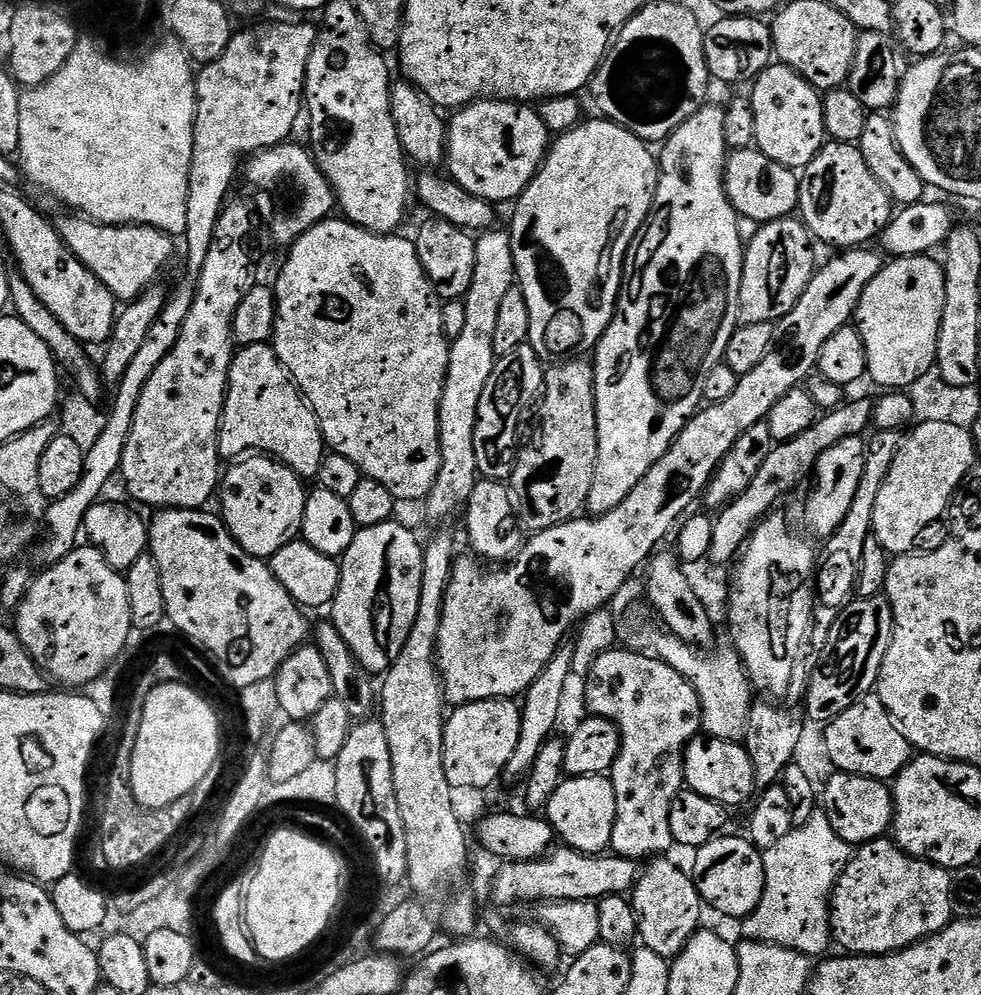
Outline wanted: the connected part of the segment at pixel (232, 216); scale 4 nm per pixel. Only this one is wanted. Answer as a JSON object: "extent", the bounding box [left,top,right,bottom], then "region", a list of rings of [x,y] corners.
{"extent":[119,203,264,510],"region":[[[225,203],[224,211],[218,218],[218,226],[214,230],[214,239],[210,242],[210,250],[206,254],[204,269],[200,271],[198,283],[195,285],[196,298],[193,300],[190,310],[186,314],[186,322],[182,322],[181,336],[178,338],[177,345],[165,356],[165,360],[150,375],[146,382],[145,389],[142,390],[141,397],[138,399],[138,406],[134,412],[133,425],[130,426],[129,441],[126,442],[125,452],[122,454],[119,475],[126,485],[127,495],[132,495],[140,504],[149,504],[152,510],[163,510],[166,508],[198,508],[203,509],[204,504],[212,495],[217,495],[218,489],[222,484],[222,457],[220,454],[220,423],[224,417],[224,400],[228,396],[228,375],[232,366],[232,357],[238,351],[236,335],[232,327],[234,326],[234,316],[238,314],[238,306],[242,306],[242,298],[251,288],[257,287],[258,280],[256,275],[260,272],[260,263],[264,256],[260,253],[260,240],[256,236],[248,236],[252,232],[252,208],[248,204]]]}

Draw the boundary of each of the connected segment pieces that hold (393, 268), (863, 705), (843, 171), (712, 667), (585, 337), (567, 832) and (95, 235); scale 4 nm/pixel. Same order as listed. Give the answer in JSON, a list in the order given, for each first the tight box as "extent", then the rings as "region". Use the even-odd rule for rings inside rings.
[{"extent":[274,218,450,502],"region":[[[329,218],[321,224],[315,224],[306,234],[302,234],[291,245],[288,261],[280,268],[280,277],[274,283],[276,293],[276,335],[274,347],[284,369],[296,382],[297,388],[304,394],[305,400],[318,418],[324,435],[325,445],[331,451],[350,458],[354,466],[360,468],[367,479],[382,482],[397,502],[404,500],[423,501],[430,494],[442,466],[440,453],[440,403],[446,386],[446,376],[450,366],[450,337],[444,332],[442,322],[442,301],[432,287],[432,281],[424,272],[422,262],[416,253],[415,243],[411,239],[403,240],[400,234],[377,234],[359,228],[347,218]]]},{"extent":[823,694,914,782],"region":[[[874,694],[854,702],[846,714],[838,714],[838,718],[834,718],[823,732],[824,748],[832,759],[831,767],[842,772],[888,782],[899,776],[914,756],[912,745],[906,742],[906,738],[902,738],[902,734],[898,734],[898,726],[894,726],[886,706],[882,706]]]},{"extent":[799,143,894,250],"region":[[[825,143],[800,176],[799,219],[817,241],[847,250],[875,241],[894,215],[894,201],[870,174],[866,158],[854,144]],[[820,239],[820,240],[819,240]]]},{"extent":[627,624,754,741],"region":[[[653,624],[634,625],[628,632],[627,647],[655,656],[656,659],[666,662],[666,666],[674,666],[674,670],[678,670],[678,674],[682,674],[682,678],[686,678],[686,682],[694,686],[698,702],[702,706],[700,722],[703,731],[711,739],[743,741],[744,735],[748,732],[754,689],[748,678],[748,671],[744,668],[744,661],[740,659],[735,647],[701,650],[692,644],[682,642],[682,638],[669,634],[663,627]]]},{"extent":[510,119,660,362],"region":[[[585,119],[577,128],[555,137],[540,171],[514,204],[516,213],[512,216],[510,235],[516,279],[530,309],[528,343],[542,362],[564,360],[595,349],[602,335],[600,316],[611,318],[618,311],[626,261],[634,241],[648,222],[660,181],[657,157],[645,141],[610,119],[595,119]],[[599,280],[600,305],[596,308],[592,291]]]},{"extent":[546,775,616,856],"region":[[[607,775],[568,776],[554,790],[546,809],[546,819],[567,847],[591,856],[609,851],[614,834],[616,799],[614,786]]]},{"extent":[55,214,175,302],"region":[[[83,214],[55,217],[56,233],[64,239],[64,245],[81,260],[94,275],[104,283],[120,302],[134,302],[147,288],[153,287],[160,276],[160,271],[167,266],[175,254],[173,237],[157,228],[149,228],[143,224],[97,224]]]}]

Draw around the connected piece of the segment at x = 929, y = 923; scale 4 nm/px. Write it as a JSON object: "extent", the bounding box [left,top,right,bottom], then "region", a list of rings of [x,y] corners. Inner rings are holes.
{"extent":[831,838,954,956],"region":[[[881,838],[879,840],[871,840],[869,844],[859,845],[853,851],[851,860],[847,866],[839,871],[836,886],[832,892],[831,900],[831,921],[832,921],[832,939],[838,945],[841,944],[843,951],[848,954],[857,956],[887,956],[890,952],[900,952],[904,948],[909,948],[912,944],[916,944],[919,940],[925,940],[927,936],[938,934],[951,924],[954,917],[952,915],[952,885],[954,876],[947,868],[938,868],[935,864],[931,864],[929,860],[919,860],[916,856],[907,856],[896,845],[895,839]]]}

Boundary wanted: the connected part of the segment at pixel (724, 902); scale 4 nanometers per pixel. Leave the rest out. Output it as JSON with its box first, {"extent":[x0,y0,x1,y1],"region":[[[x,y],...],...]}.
{"extent":[690,834,766,922],"region":[[[721,834],[702,846],[696,853],[696,861],[690,867],[690,875],[696,884],[701,901],[716,912],[729,916],[735,922],[751,916],[762,902],[766,874],[763,870],[761,849],[755,848],[752,841],[740,836]]]}

